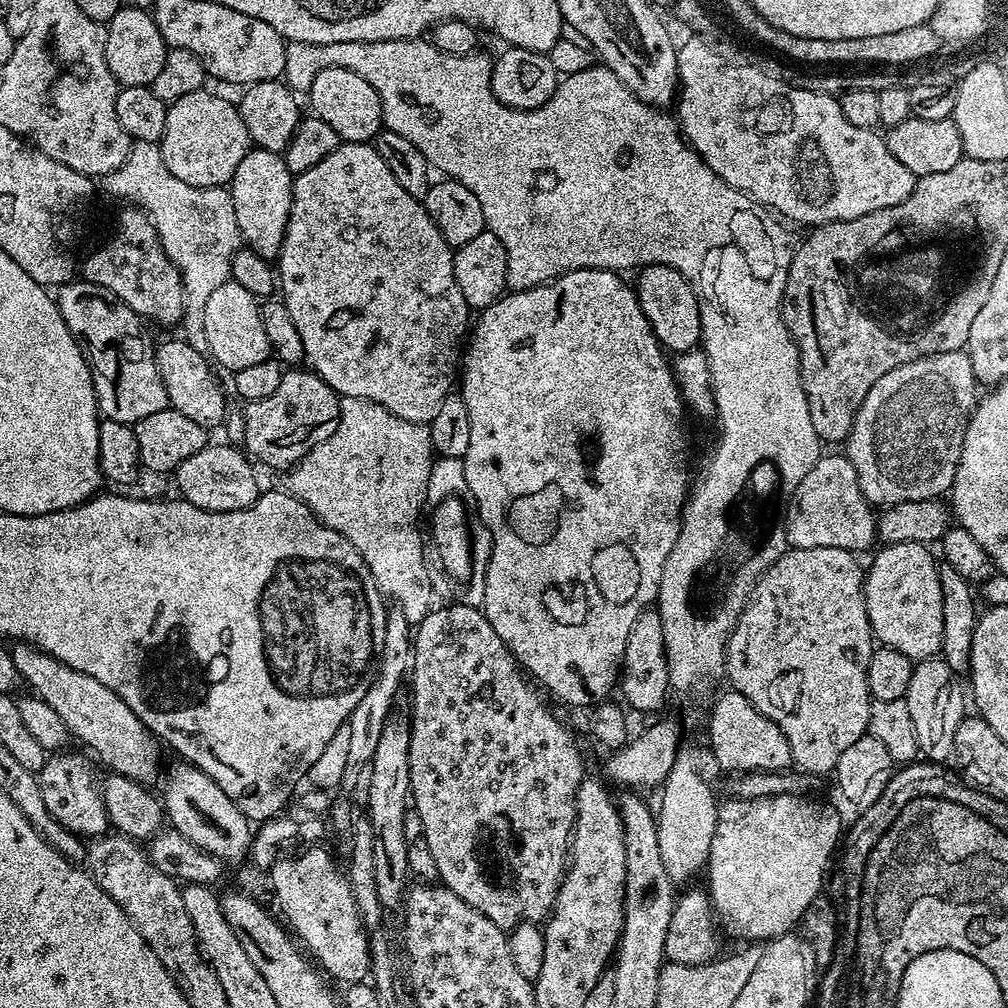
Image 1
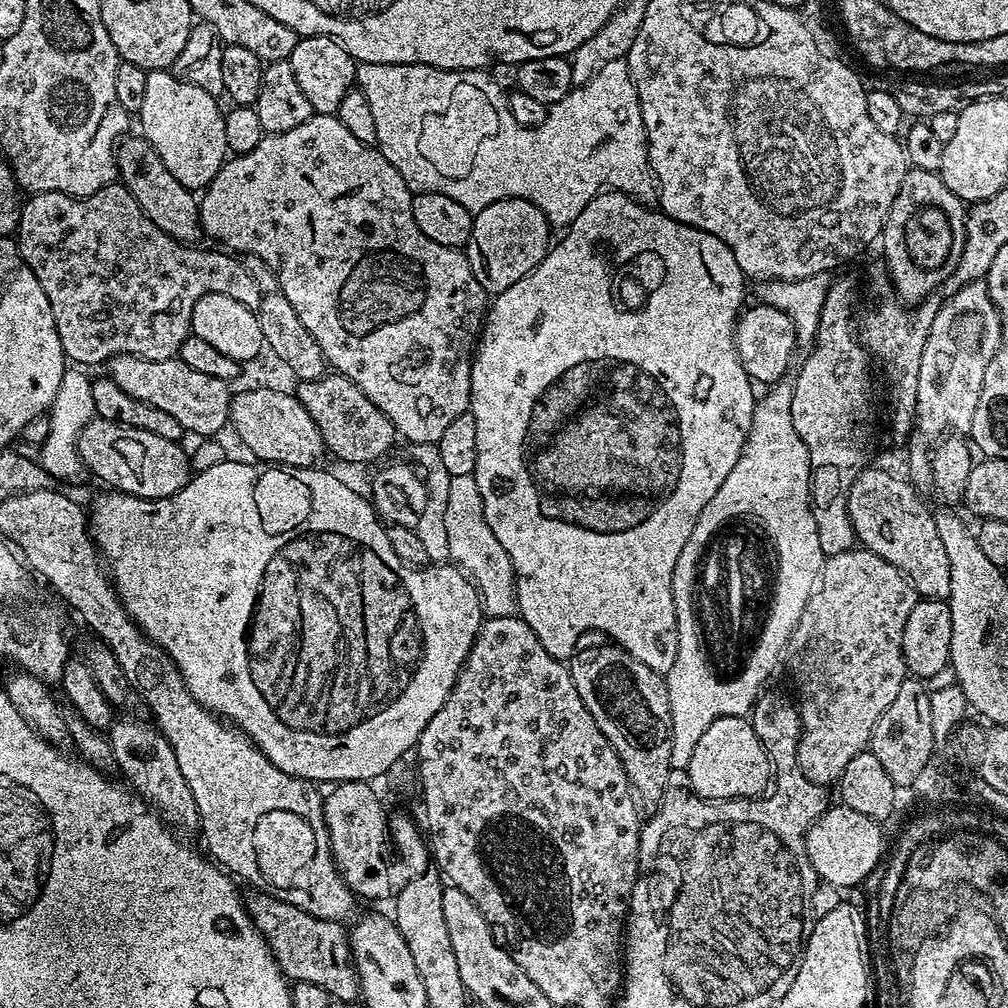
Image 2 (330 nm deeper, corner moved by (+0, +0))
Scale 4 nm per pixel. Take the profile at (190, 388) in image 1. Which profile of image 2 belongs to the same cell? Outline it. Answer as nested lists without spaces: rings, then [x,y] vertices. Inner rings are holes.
[[[252,386],[249,392],[236,392],[228,405],[228,424],[236,436],[253,452],[255,459],[273,466],[314,468],[326,456],[324,439],[314,426],[310,414],[291,391],[279,392],[276,388]]]

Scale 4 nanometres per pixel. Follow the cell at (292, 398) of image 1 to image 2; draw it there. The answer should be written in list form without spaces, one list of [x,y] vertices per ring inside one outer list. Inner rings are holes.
[[[326,374],[317,380],[305,380],[295,389],[294,395],[300,399],[306,408],[306,414],[314,420],[314,426],[324,439],[324,447],[340,460],[348,464],[368,464],[379,456],[384,456],[392,448],[392,443],[398,440],[398,433],[390,418],[358,390],[350,378],[339,374]]]

